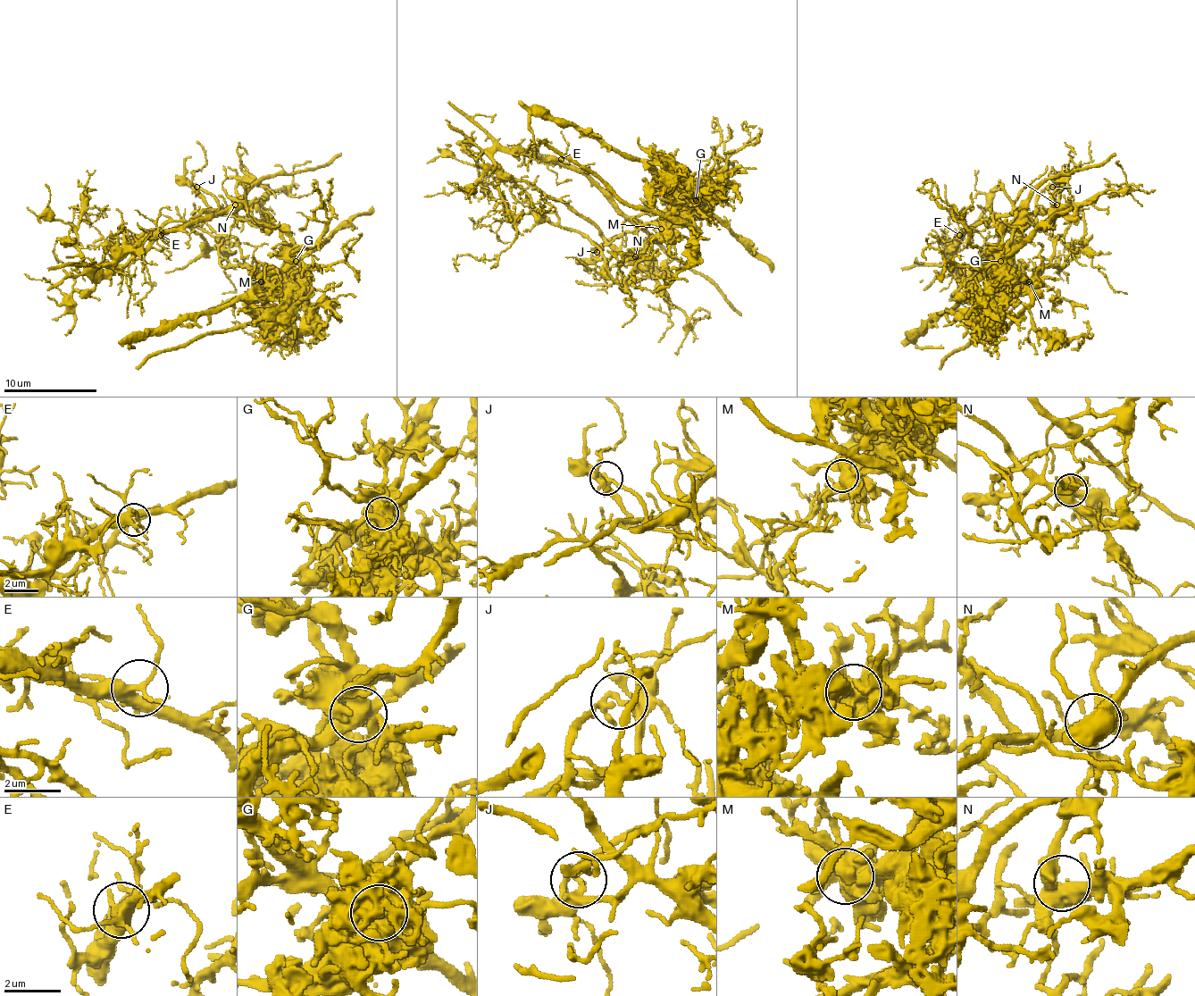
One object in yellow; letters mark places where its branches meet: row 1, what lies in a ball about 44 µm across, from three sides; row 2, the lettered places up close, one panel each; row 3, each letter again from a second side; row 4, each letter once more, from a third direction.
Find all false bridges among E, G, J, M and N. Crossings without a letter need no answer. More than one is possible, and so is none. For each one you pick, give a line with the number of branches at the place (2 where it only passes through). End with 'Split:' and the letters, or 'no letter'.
G: Branches: 5
J: Branches: 5
Split: G, J

